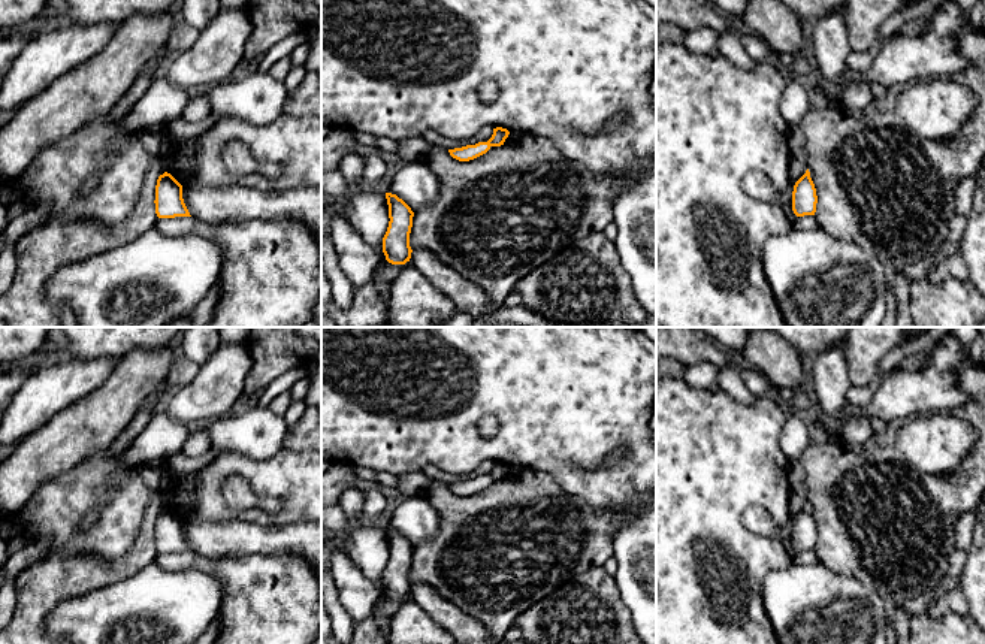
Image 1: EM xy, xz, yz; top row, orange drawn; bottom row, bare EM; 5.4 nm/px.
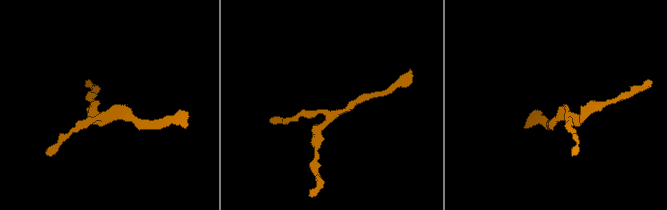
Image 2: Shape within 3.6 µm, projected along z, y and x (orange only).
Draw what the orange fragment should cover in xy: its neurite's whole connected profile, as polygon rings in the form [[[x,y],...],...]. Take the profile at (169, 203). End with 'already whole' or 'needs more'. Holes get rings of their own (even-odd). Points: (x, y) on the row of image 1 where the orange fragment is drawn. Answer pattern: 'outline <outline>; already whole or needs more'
outline [[[194,137],[178,142],[166,172],[157,179],[154,203],[158,218],[191,217],[182,199],[182,185],[173,176],[193,161],[197,149]]]; needs more

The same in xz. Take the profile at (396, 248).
outline [[[386,193],[389,205],[389,227],[383,238],[383,253],[392,264],[405,264],[411,258],[410,233],[414,212],[396,194]]]; already whole

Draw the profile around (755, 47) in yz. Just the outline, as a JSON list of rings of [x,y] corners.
[[[747,33],[743,34],[741,37],[741,43],[746,49],[746,52],[756,61],[764,61],[767,52],[768,52],[768,46],[767,43],[755,33]]]

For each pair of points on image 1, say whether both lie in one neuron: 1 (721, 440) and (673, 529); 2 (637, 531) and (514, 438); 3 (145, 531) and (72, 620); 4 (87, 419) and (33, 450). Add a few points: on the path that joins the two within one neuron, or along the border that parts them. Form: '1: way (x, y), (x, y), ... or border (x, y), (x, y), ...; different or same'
1: way (701, 462), (673, 498), (673, 507); same
2: border (640, 502), (615, 523); different
3: border (129, 577), (63, 601); different
4: way (73, 432), (54, 449), (47, 450); same

